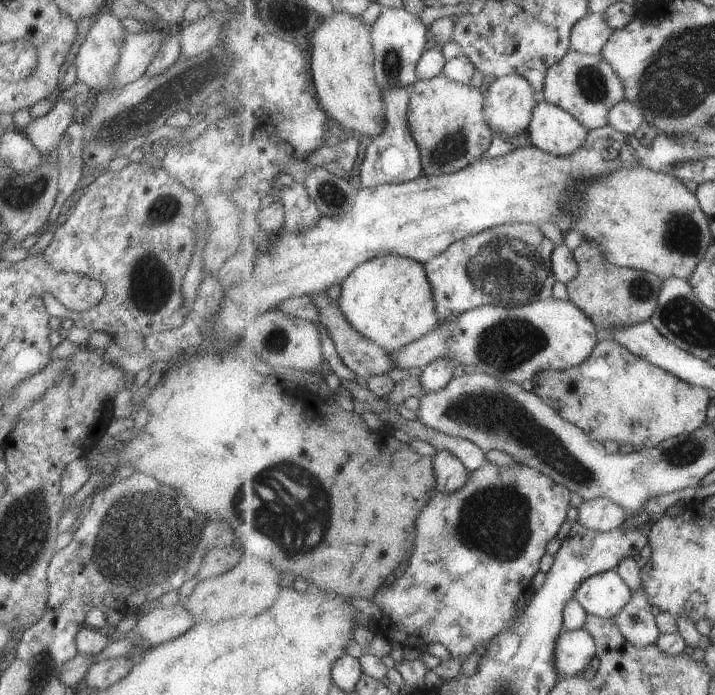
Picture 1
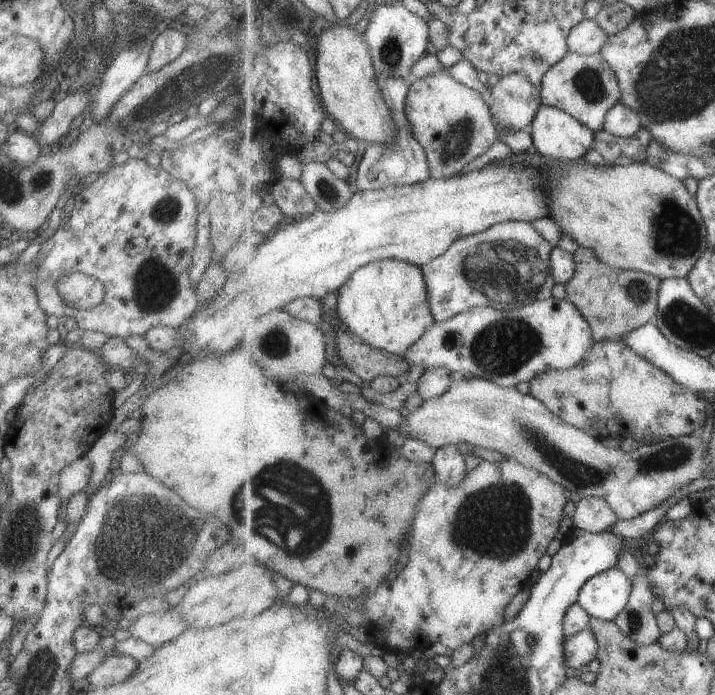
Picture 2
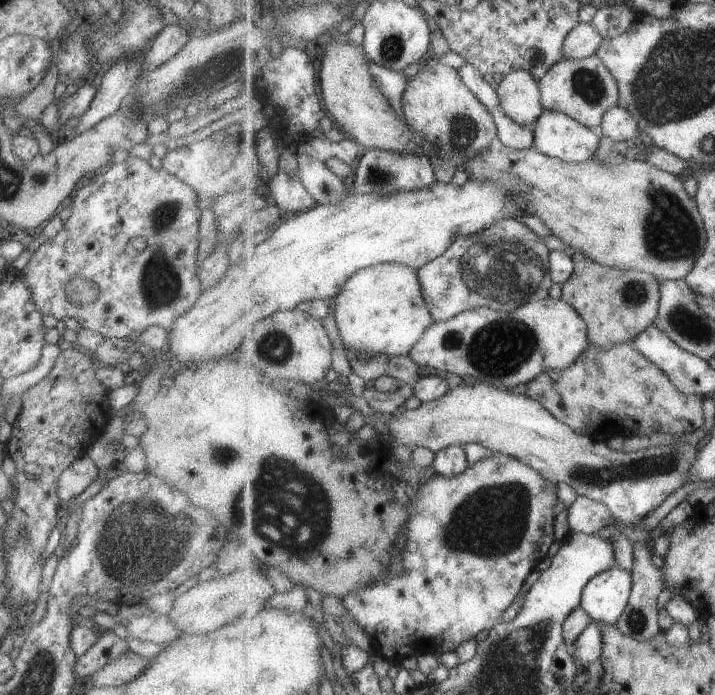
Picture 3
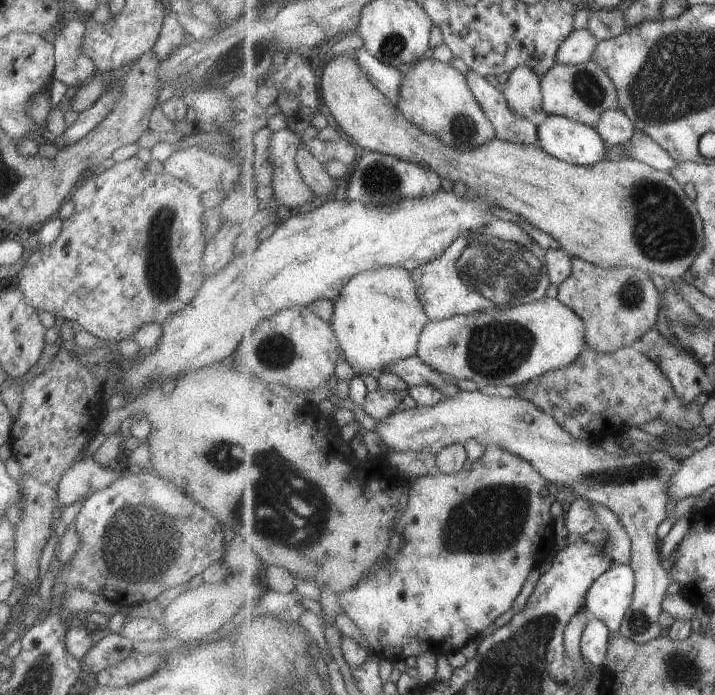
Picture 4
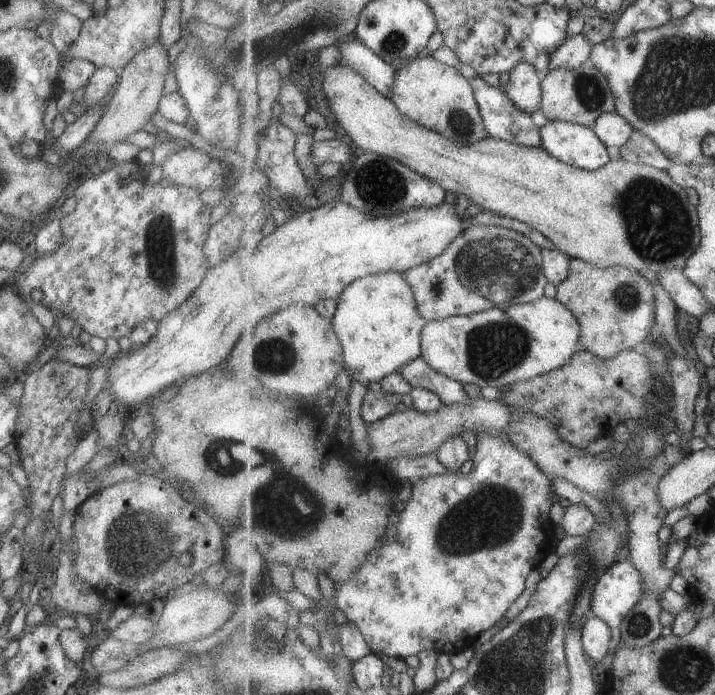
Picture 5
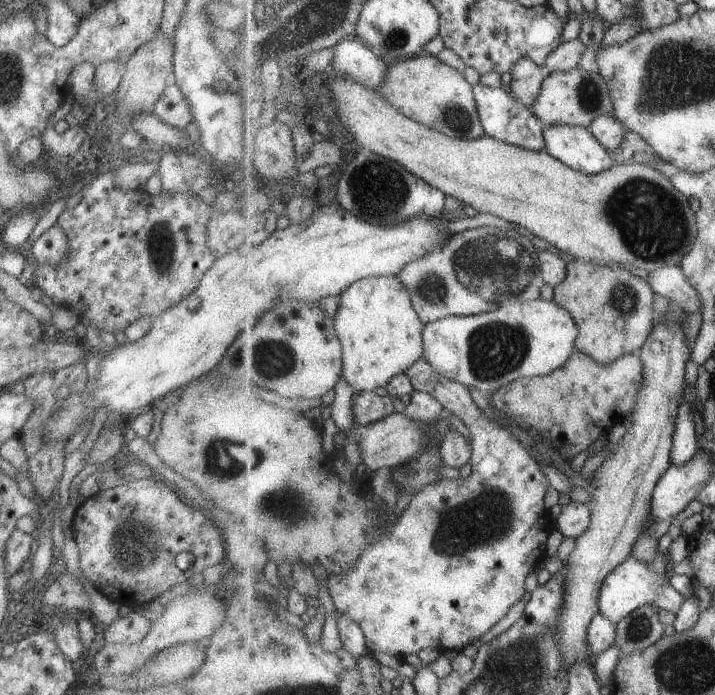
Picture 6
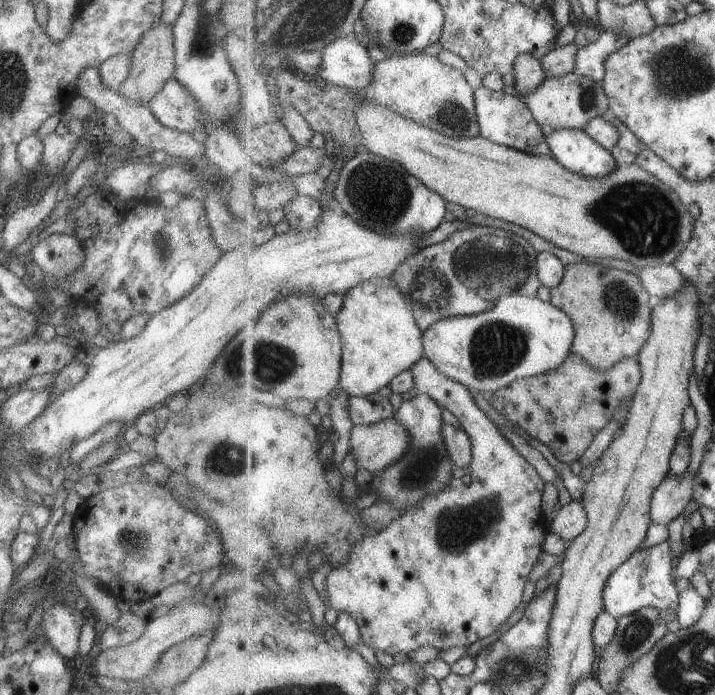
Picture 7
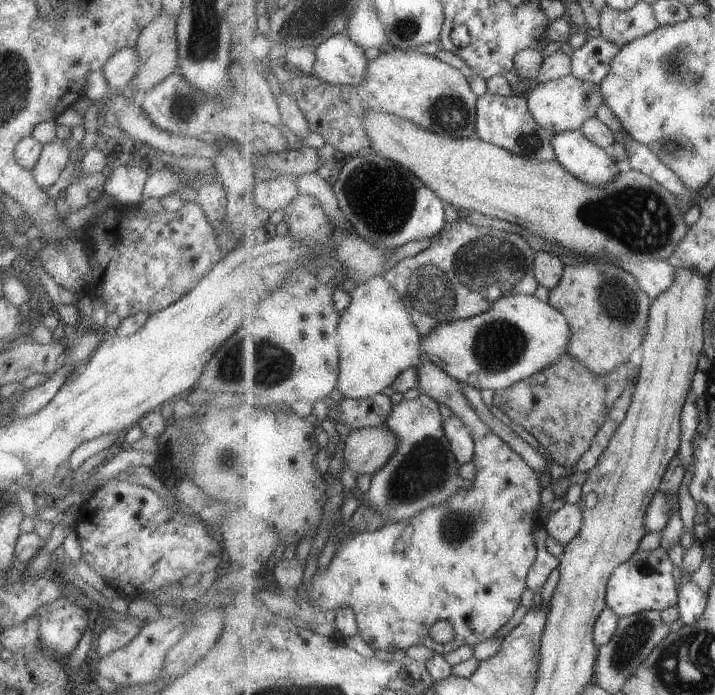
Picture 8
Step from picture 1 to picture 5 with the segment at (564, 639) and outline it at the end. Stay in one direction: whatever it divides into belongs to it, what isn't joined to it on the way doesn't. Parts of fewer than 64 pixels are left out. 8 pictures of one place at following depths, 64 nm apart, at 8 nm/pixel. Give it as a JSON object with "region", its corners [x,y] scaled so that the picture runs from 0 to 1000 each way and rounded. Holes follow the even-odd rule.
{"region":[[[827,886],[814,909],[814,924],[820,942],[828,954],[841,953],[855,932],[855,915],[857,915],[855,901],[849,894],[835,886]]]}

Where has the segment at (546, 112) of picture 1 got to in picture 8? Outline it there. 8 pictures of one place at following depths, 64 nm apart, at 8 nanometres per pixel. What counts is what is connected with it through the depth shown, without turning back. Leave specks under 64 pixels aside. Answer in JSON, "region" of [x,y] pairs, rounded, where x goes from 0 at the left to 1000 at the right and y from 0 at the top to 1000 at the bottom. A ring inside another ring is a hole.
{"region":[[[811,187],[773,193],[773,206],[780,233],[821,265],[846,268],[867,250],[863,230]]]}

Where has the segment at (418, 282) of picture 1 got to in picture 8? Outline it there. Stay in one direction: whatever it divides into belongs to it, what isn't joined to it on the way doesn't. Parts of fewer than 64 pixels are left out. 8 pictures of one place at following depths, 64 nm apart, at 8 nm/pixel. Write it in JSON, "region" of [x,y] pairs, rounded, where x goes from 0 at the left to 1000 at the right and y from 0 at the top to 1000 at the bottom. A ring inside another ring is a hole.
{"region":[[[540,399],[517,400],[502,407],[491,420],[491,437],[480,446],[474,460],[474,481],[477,481],[478,506],[476,511],[476,542],[467,573],[512,574],[536,564],[541,555],[548,557],[557,541],[571,529],[585,528],[586,512],[593,508],[590,501],[590,481],[579,462],[575,460],[573,446],[568,435],[552,417]]]}

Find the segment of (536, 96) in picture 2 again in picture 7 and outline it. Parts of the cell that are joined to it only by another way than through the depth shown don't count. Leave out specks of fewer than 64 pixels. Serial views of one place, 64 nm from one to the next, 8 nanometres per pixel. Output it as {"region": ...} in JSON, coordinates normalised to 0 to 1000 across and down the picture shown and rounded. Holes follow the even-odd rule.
{"region":[[[743,76],[724,81],[716,105],[722,112],[719,127],[731,141],[745,135],[765,112],[758,86],[754,86],[748,78]]]}

